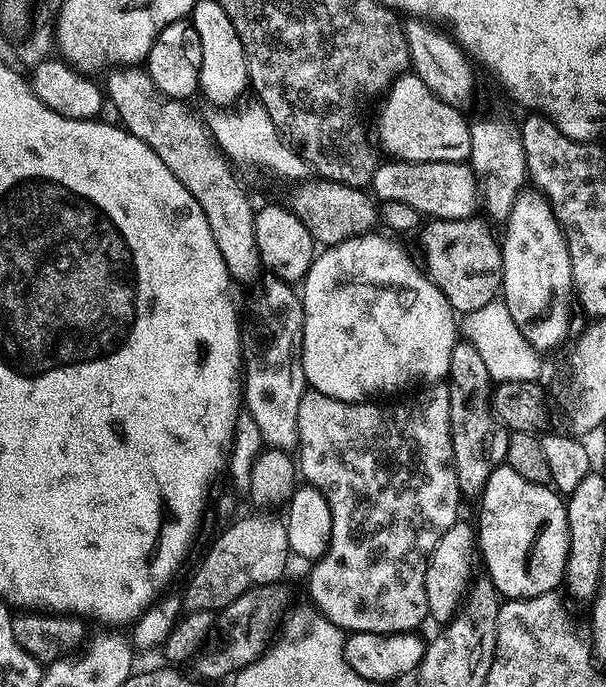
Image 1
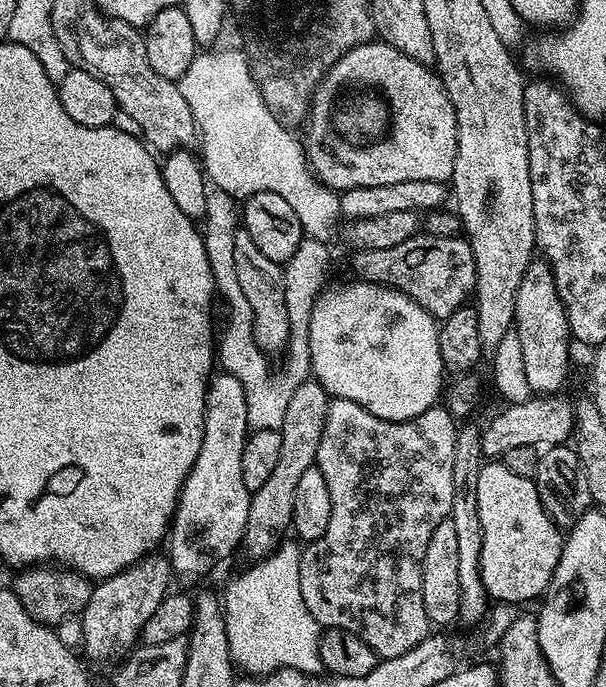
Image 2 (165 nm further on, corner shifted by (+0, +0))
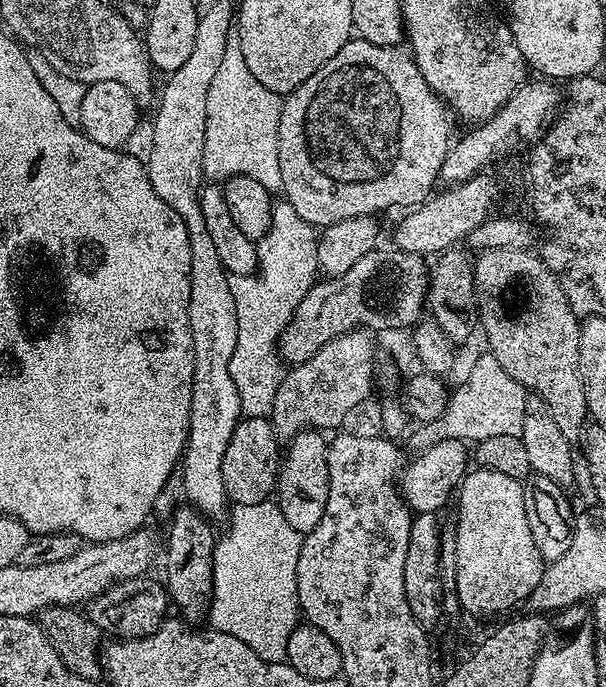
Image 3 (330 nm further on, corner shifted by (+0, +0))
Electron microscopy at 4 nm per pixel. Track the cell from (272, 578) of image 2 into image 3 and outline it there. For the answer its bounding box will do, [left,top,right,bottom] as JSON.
[211,499,302,661]

